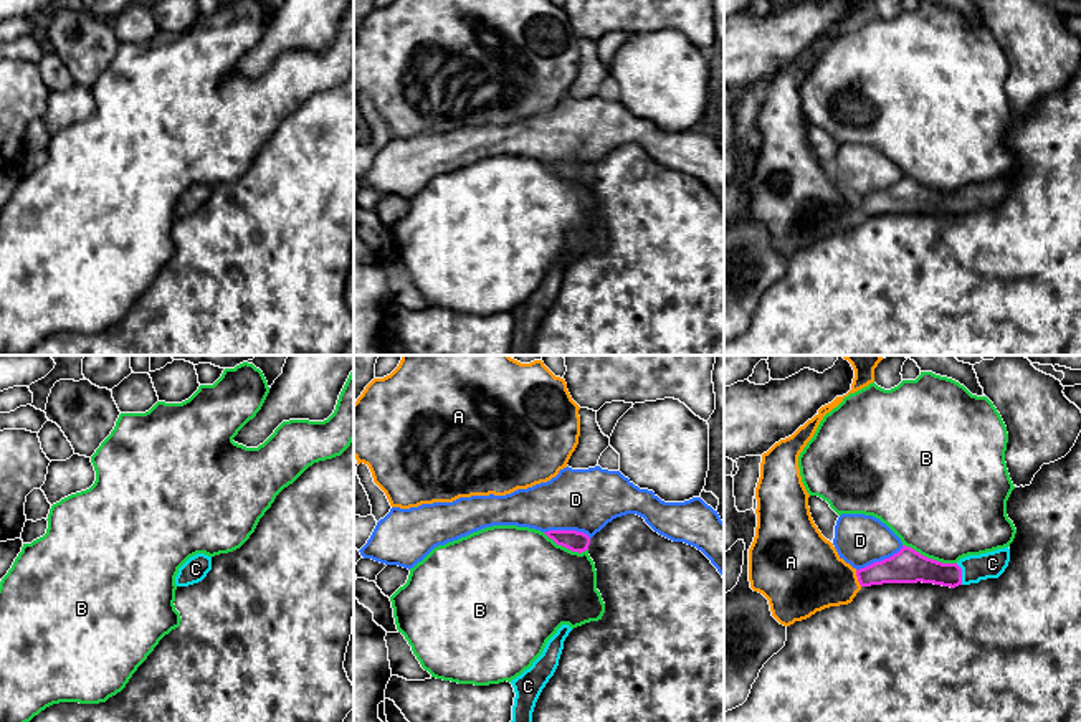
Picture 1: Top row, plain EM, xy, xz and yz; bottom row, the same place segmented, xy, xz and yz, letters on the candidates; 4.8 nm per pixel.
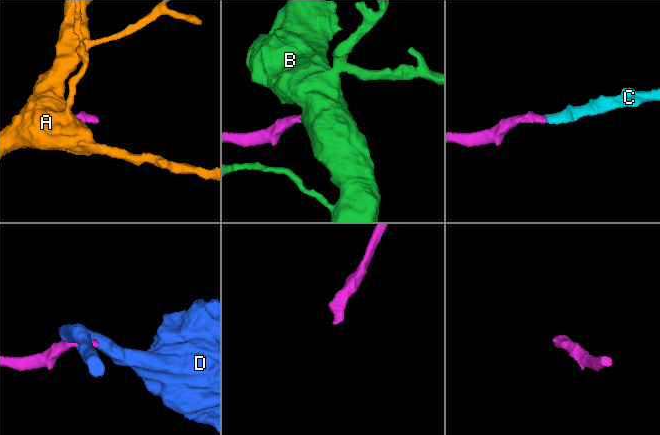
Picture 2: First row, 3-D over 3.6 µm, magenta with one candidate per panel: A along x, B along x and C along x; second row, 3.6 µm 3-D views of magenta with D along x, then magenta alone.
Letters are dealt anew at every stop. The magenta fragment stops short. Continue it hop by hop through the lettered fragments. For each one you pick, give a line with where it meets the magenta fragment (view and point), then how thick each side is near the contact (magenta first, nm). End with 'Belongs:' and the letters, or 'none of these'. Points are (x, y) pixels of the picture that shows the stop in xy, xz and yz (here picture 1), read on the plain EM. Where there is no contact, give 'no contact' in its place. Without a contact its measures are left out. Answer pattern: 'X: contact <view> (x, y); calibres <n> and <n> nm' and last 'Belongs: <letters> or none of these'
C: contact yz (961, 204); calibres 160 and 130 nm
Belongs: C

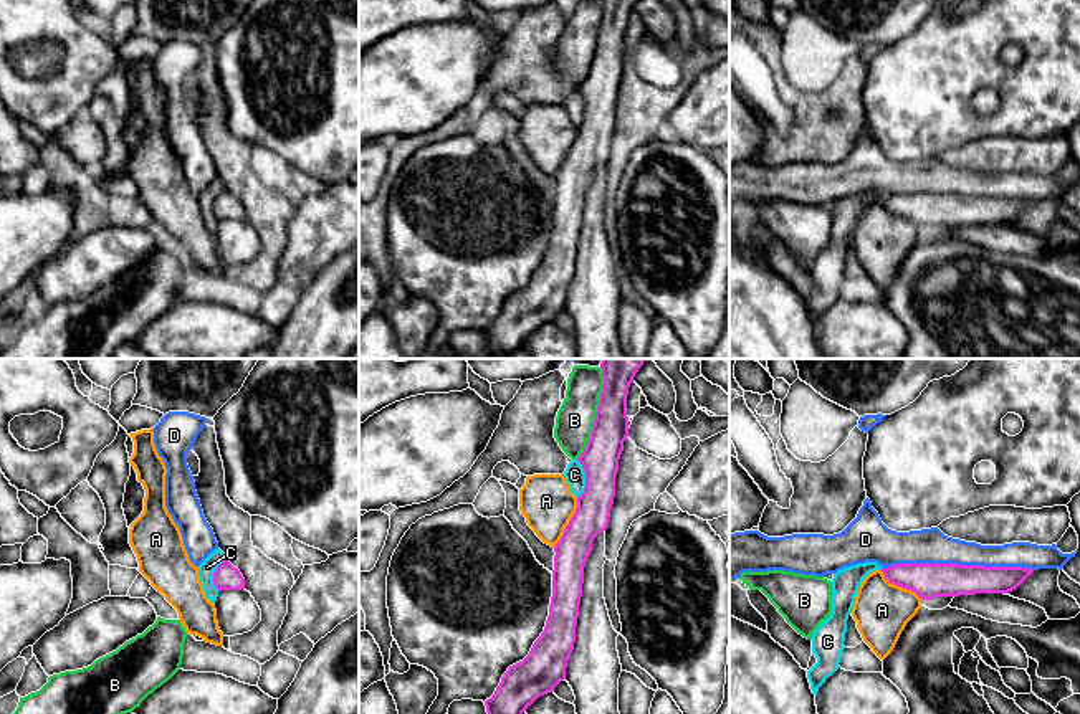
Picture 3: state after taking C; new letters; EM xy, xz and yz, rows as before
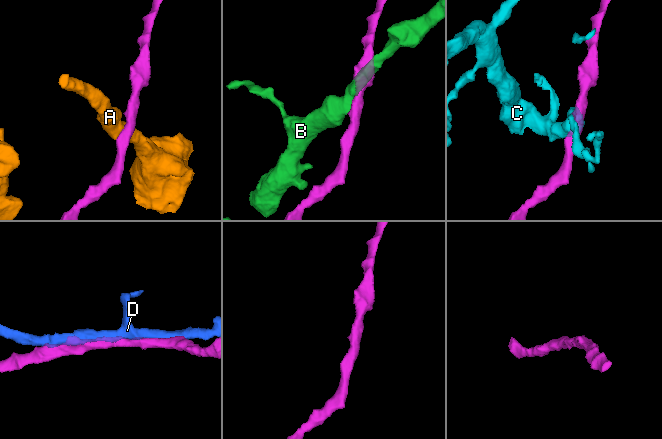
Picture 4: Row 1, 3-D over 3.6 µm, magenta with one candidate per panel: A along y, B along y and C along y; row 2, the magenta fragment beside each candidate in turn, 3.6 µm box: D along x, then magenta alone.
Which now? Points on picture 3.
Belongs: none of these

